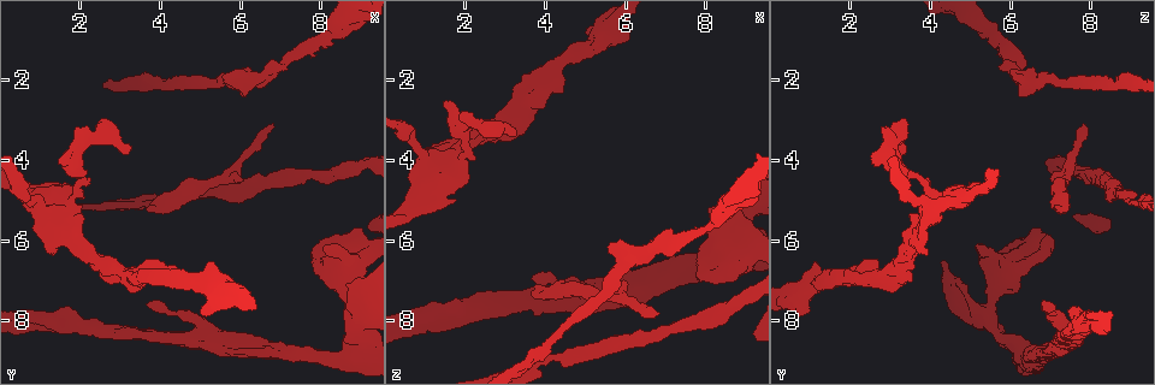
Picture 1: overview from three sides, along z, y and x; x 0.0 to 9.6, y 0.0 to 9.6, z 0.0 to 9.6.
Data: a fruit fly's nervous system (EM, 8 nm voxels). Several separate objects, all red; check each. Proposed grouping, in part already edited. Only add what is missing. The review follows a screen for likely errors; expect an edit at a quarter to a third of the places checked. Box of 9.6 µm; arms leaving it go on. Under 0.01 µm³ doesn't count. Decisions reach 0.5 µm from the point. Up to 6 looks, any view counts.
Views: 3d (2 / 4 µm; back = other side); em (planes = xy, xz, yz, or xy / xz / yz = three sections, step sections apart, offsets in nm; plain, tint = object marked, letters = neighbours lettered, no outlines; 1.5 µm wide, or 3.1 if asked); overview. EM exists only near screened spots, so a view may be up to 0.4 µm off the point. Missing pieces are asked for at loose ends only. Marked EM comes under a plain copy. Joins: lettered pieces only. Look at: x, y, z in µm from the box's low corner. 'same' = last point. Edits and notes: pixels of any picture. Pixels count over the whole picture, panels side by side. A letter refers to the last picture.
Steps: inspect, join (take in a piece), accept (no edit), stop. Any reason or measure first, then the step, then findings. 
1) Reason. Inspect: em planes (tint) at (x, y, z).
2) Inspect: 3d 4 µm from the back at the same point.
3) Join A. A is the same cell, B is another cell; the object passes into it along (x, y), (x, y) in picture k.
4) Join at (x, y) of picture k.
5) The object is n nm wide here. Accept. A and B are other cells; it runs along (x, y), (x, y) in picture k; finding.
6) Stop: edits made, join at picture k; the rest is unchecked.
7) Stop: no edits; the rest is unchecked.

An open end. Inspect: 3d 2 µm at (3.65, 7.55, 7.00).

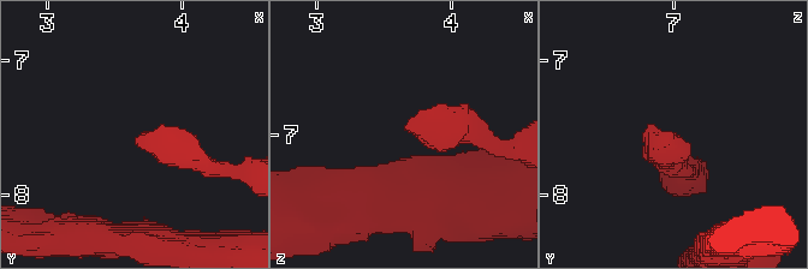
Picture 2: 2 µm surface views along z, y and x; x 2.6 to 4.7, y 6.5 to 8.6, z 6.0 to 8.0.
Inspect: em planes (letters) at (3.66, 7.60, 7.00).

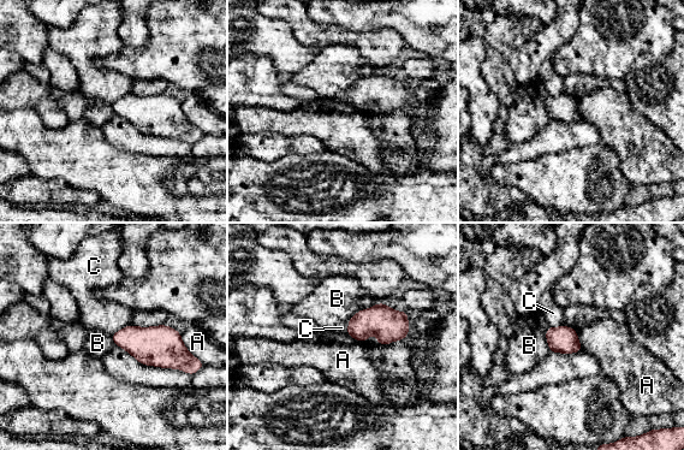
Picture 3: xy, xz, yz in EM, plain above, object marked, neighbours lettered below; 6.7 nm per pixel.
Accept. A, B and C are other cells; a border runs along (180, 335), (183, 344), (192, 355) in picture 3; none of them fits.

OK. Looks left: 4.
Inspect: em yz step 4 (letters) at (6.75, 3.10, 7.85).

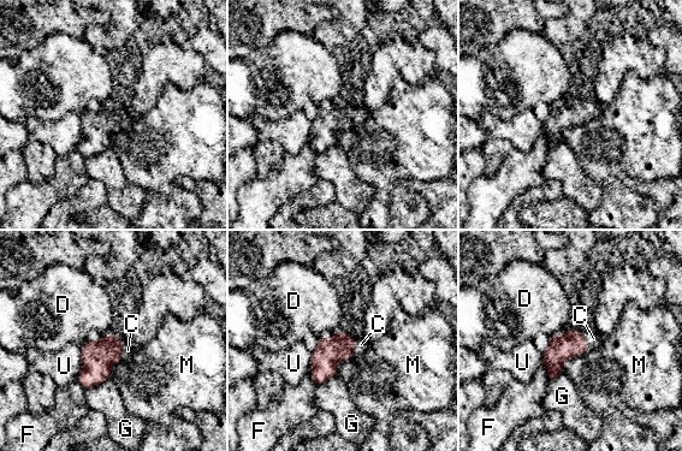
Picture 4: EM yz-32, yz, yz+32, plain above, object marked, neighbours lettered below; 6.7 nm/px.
Join C. C is the same cell, D, F, G, M and U are other cells; the object passes into it along (339, 348), (354, 346), (361, 344) in picture 4; the cell continues.

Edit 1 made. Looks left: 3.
Branch stops here. Inspect: em planes (letters) at (1.30, 6.35, 3.95).

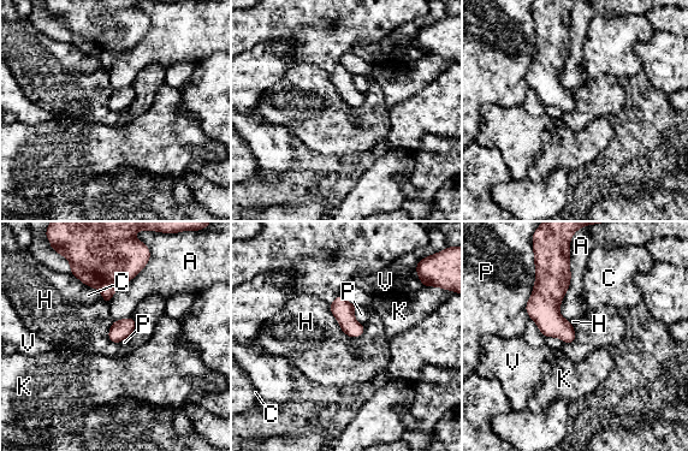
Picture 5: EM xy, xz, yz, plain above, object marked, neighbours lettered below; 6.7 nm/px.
The longest contact is with P, 340 nm. Accept. A, C, H, K, P and V are other cells; none of them fits.

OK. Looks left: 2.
Stop: edits made, join at picture 4; the rest is unchecked.

